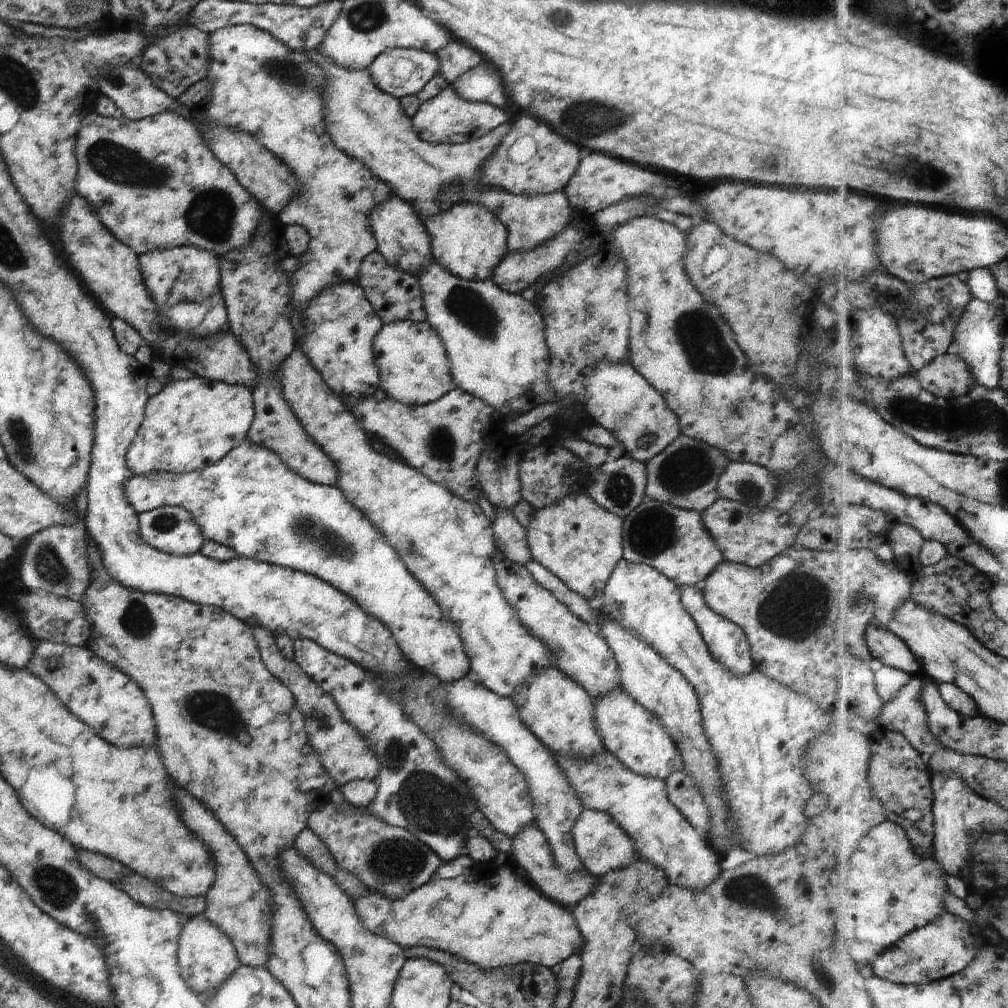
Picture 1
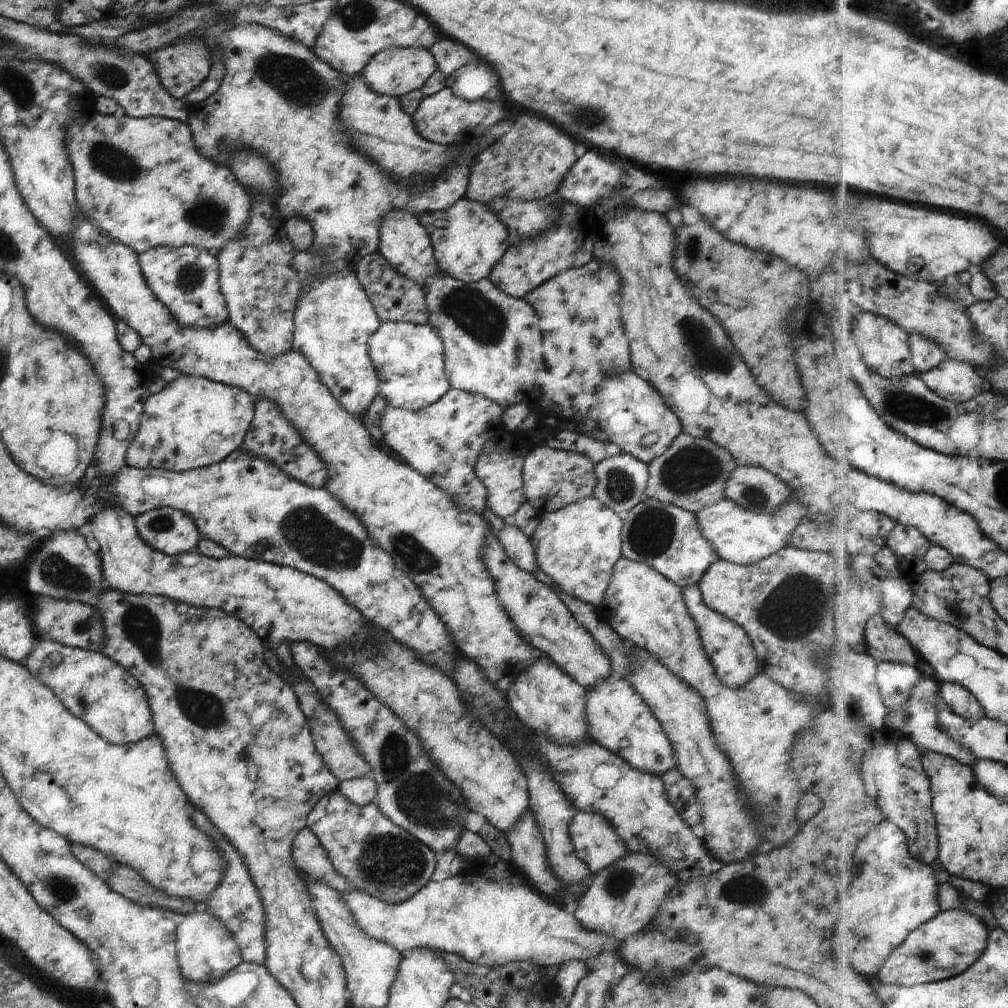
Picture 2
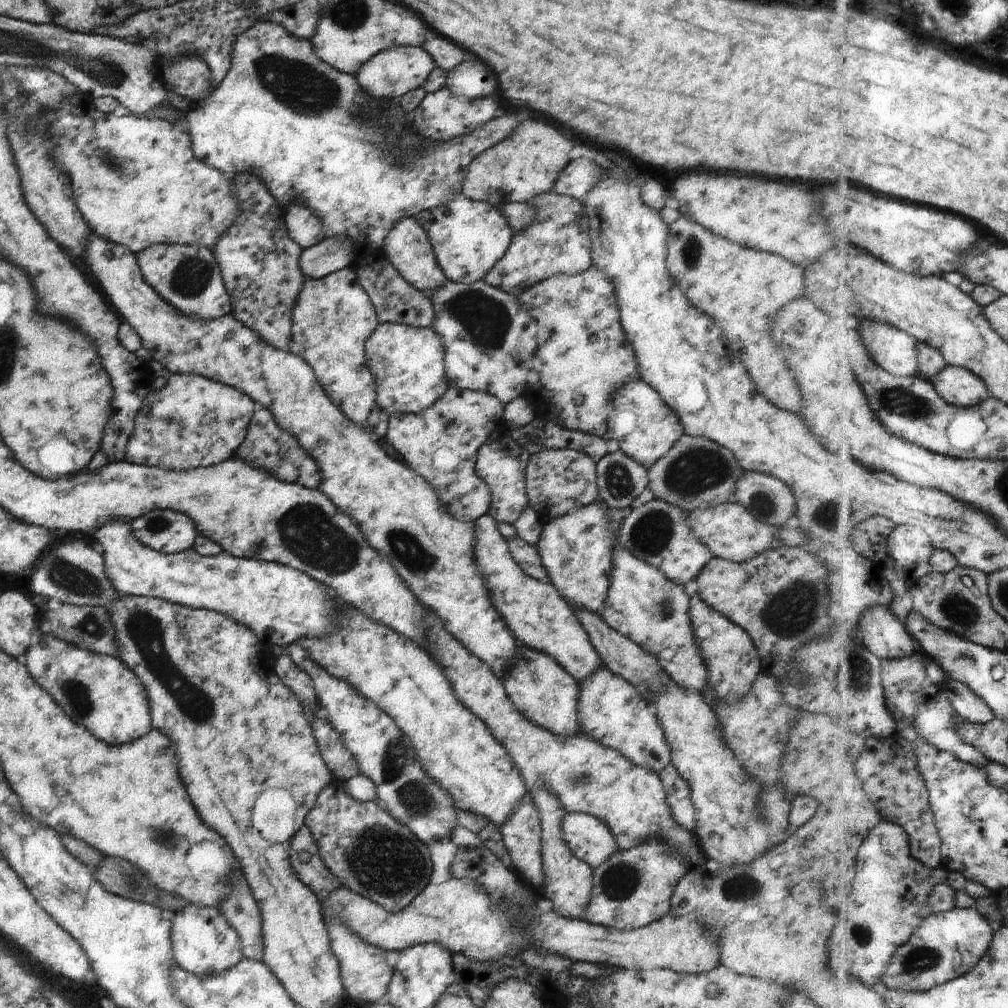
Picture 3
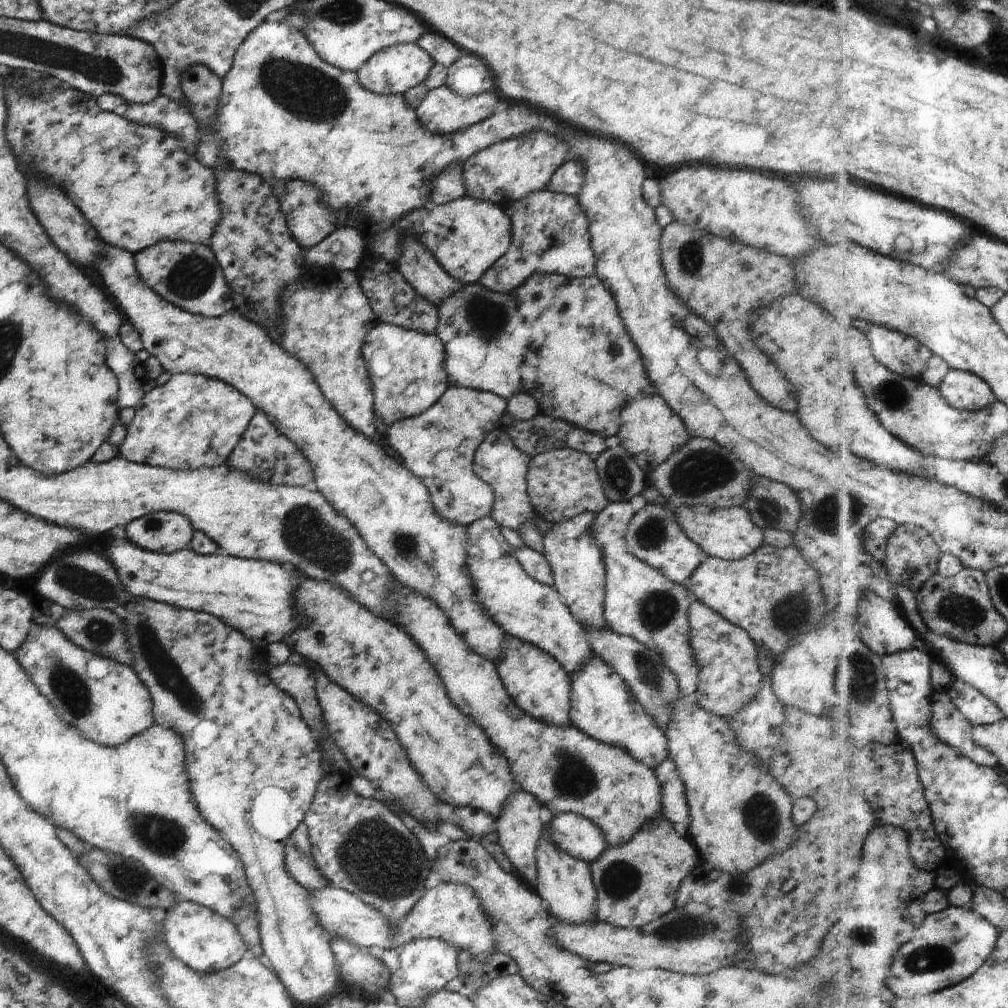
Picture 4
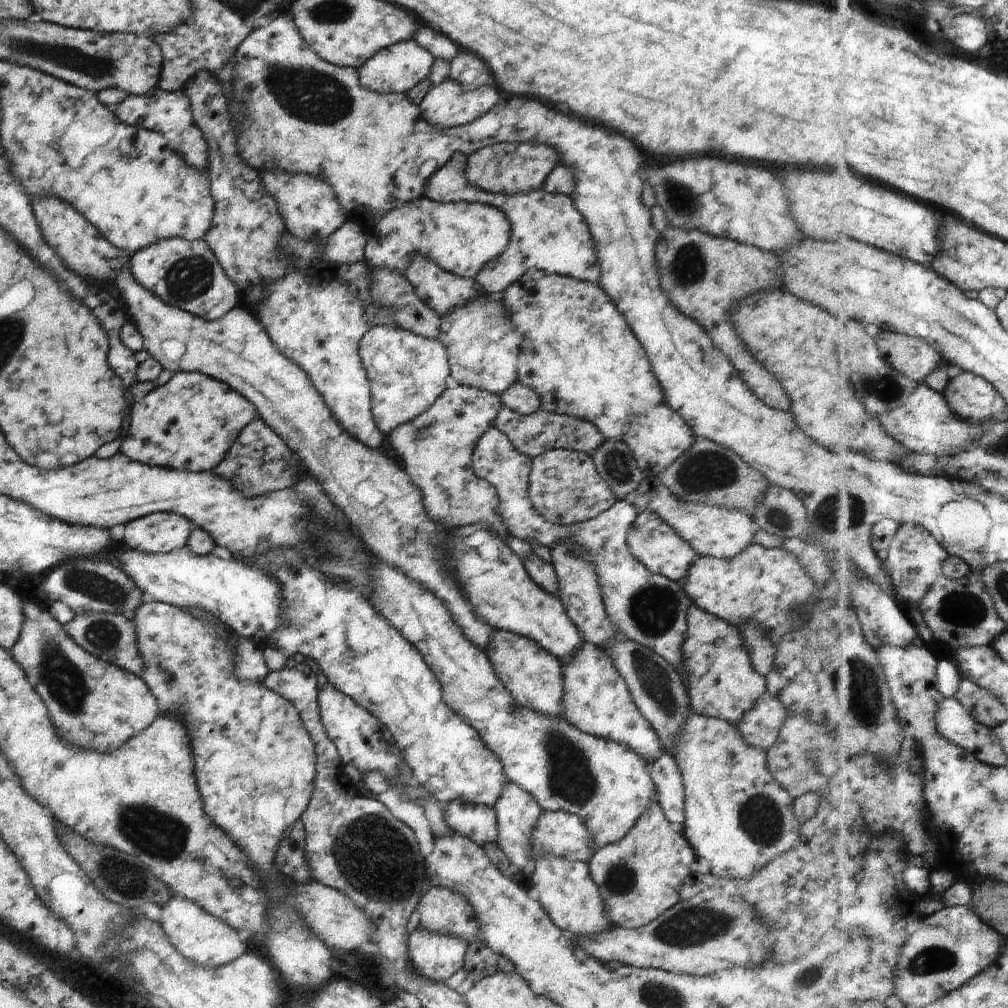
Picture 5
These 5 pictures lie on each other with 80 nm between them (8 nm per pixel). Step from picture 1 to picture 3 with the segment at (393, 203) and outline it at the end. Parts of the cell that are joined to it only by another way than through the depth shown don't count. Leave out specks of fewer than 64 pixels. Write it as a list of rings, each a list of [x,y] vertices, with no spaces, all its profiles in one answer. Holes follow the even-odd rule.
[[[403,217],[392,224],[383,239],[381,250],[392,267],[418,291],[428,291],[431,296],[431,293],[446,283],[447,278],[435,262],[428,238],[421,225],[413,217]]]

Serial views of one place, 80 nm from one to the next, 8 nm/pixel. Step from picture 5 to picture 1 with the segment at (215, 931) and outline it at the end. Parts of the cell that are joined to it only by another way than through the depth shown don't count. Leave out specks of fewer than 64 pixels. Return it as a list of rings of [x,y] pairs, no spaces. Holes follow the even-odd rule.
[[[203,915],[188,917],[183,923],[178,936],[176,959],[180,977],[195,994],[219,986],[240,965],[230,938]]]

